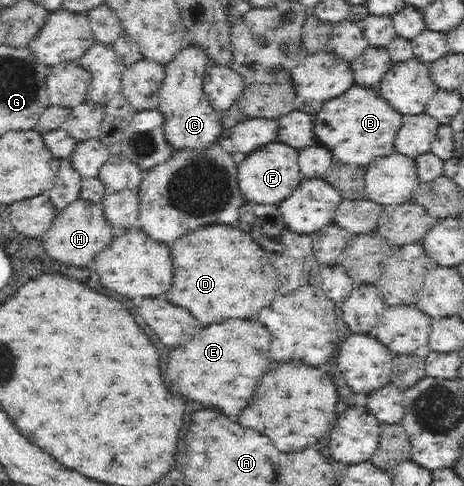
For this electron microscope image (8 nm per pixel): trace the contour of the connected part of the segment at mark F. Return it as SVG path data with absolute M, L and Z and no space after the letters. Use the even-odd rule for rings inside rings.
M273 142L249 153L237 166L238 187L247 202L279 206L300 183L298 151L285 143Z

